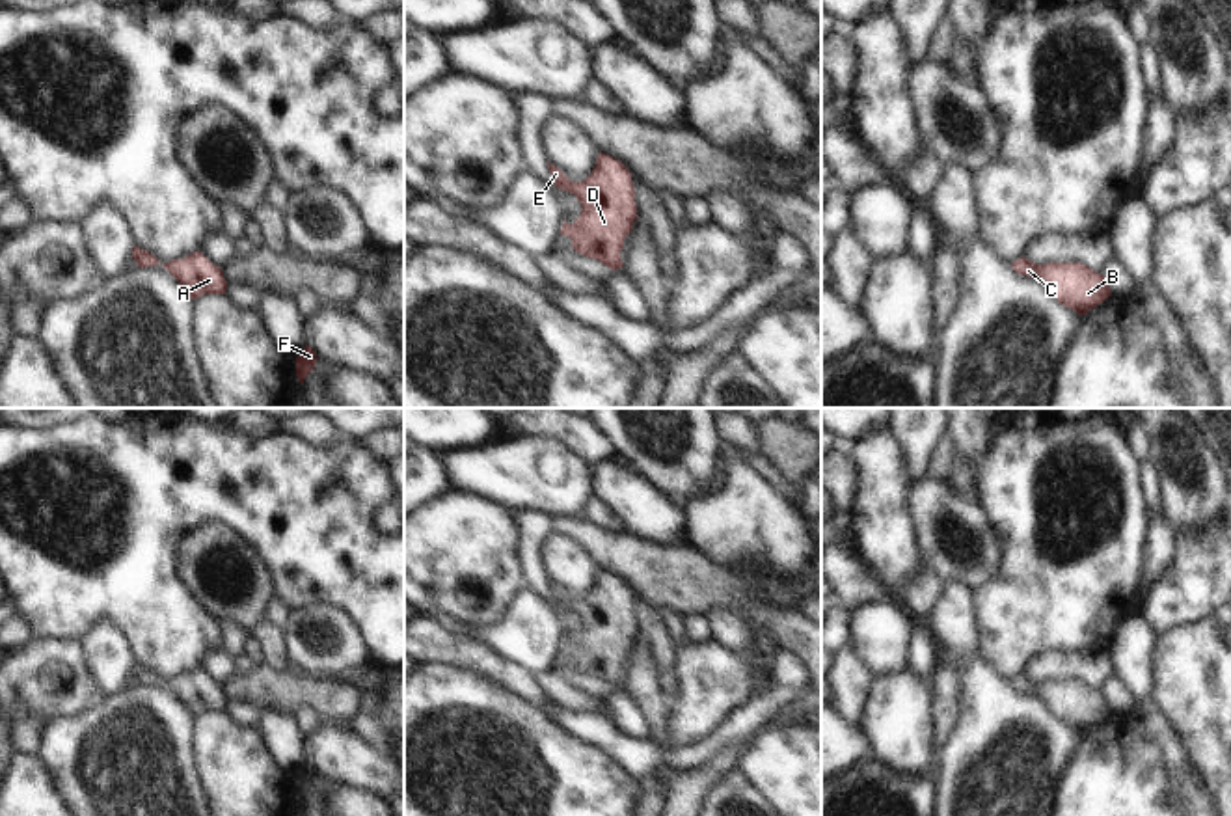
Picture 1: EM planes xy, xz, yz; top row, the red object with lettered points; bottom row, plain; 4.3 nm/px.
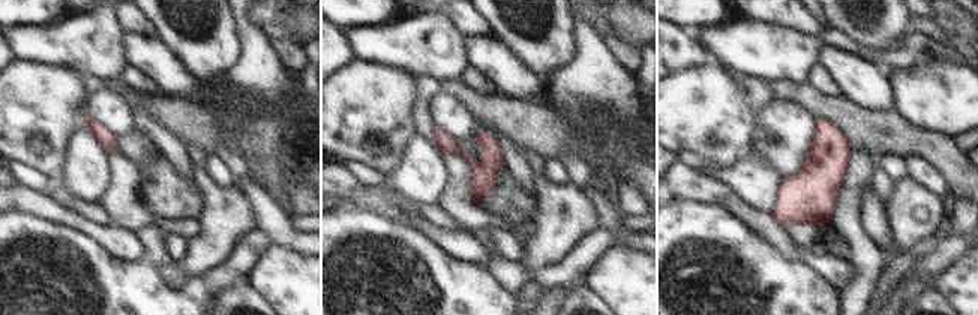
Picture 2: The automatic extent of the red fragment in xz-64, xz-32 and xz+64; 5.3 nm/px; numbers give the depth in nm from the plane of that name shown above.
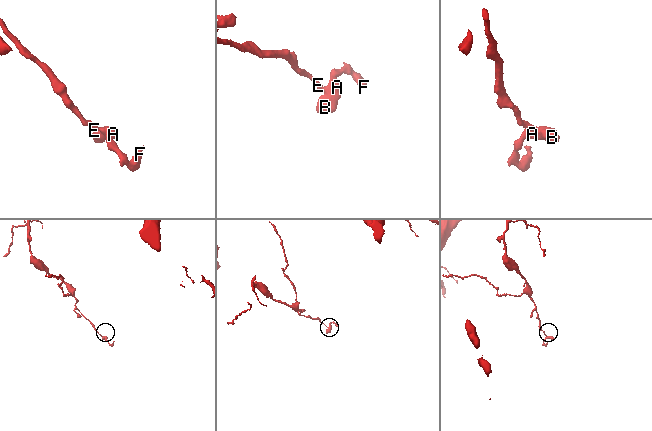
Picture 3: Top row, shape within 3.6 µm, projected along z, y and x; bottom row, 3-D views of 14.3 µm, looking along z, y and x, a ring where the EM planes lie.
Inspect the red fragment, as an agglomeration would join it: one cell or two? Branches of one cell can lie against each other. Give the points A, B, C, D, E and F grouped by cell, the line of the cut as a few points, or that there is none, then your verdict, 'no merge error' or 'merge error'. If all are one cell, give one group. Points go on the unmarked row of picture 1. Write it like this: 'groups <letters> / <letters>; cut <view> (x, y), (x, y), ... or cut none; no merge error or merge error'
groups A B C D E F; cut none; no merge error

